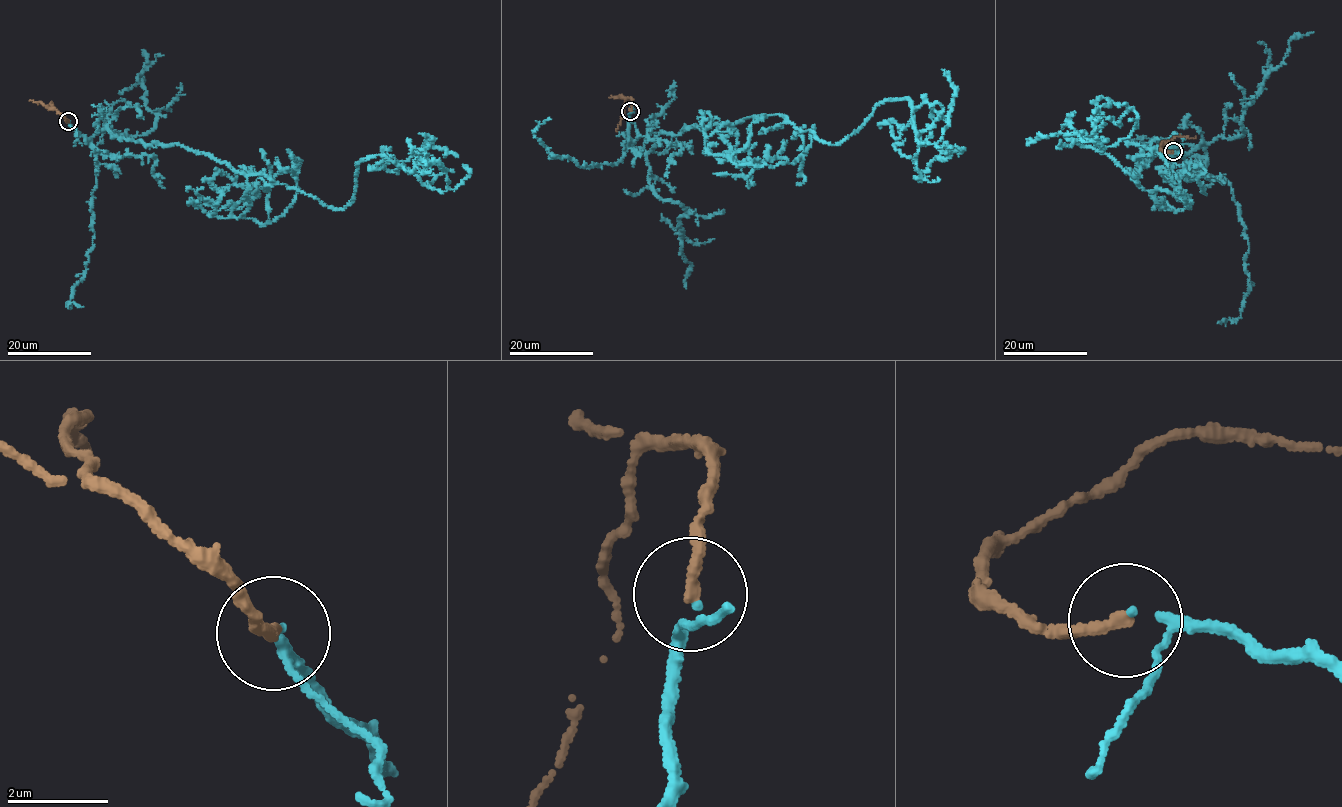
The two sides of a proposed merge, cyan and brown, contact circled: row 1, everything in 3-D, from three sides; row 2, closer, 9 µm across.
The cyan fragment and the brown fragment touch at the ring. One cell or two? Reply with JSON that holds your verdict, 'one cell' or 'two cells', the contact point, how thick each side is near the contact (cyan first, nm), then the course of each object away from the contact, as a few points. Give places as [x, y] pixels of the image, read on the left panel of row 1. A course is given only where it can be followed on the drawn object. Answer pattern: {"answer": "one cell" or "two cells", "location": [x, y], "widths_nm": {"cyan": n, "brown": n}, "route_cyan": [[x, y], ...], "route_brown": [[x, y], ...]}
{"answer": "one cell", "location": [68, 121], "widths_nm": {"cyan": 110, "brown": 240}, "route_cyan": [[67, 121], [88, 138], [179, 143], [335, 208], [364, 158], [430, 187], [426, 141], [456, 156]], "route_brown": [[67, 121], [53, 109], [51, 103], [52, 108]]}

